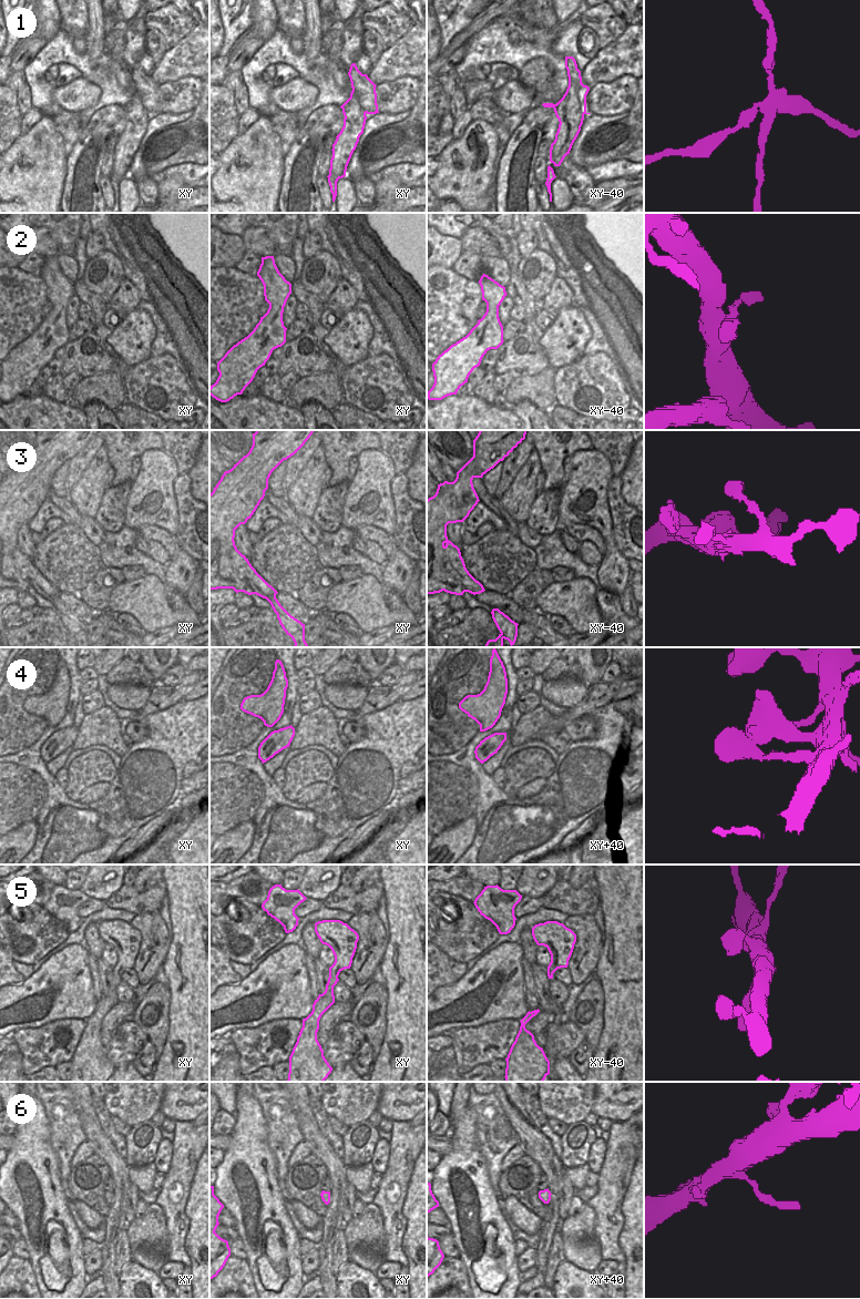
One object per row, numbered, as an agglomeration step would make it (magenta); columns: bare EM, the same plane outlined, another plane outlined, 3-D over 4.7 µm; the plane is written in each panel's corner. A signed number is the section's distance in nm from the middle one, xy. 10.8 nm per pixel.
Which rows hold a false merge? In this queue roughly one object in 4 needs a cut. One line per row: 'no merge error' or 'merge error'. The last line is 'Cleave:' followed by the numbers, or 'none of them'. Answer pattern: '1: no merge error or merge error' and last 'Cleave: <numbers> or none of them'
1: merge error
2: no merge error
3: merge error
4: no merge error
5: no merge error
6: no merge error
Cleave: 1, 3

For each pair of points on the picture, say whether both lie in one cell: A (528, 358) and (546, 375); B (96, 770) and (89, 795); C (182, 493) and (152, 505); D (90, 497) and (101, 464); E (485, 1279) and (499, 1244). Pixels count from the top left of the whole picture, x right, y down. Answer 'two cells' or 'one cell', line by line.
A: two cells
B: two cells
C: two cells
D: one cell
E: one cell

